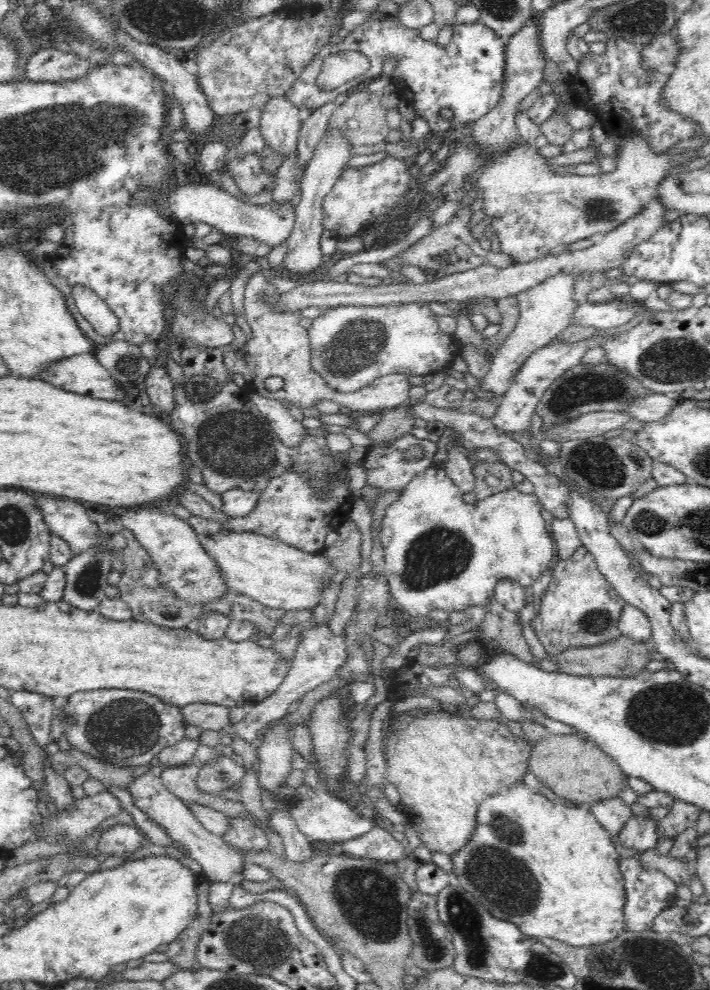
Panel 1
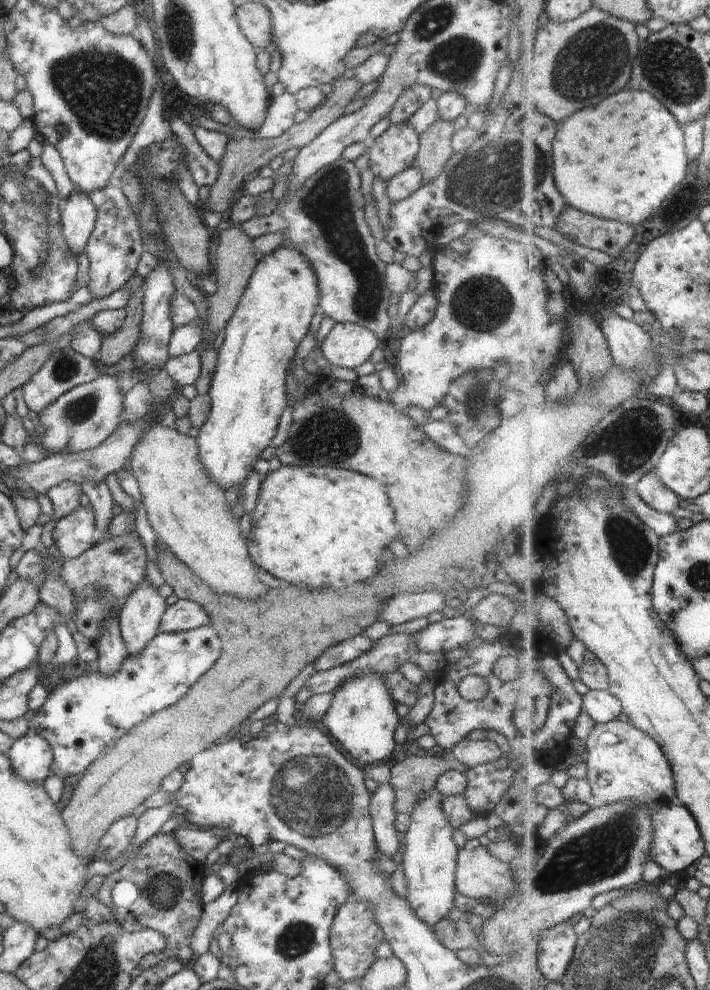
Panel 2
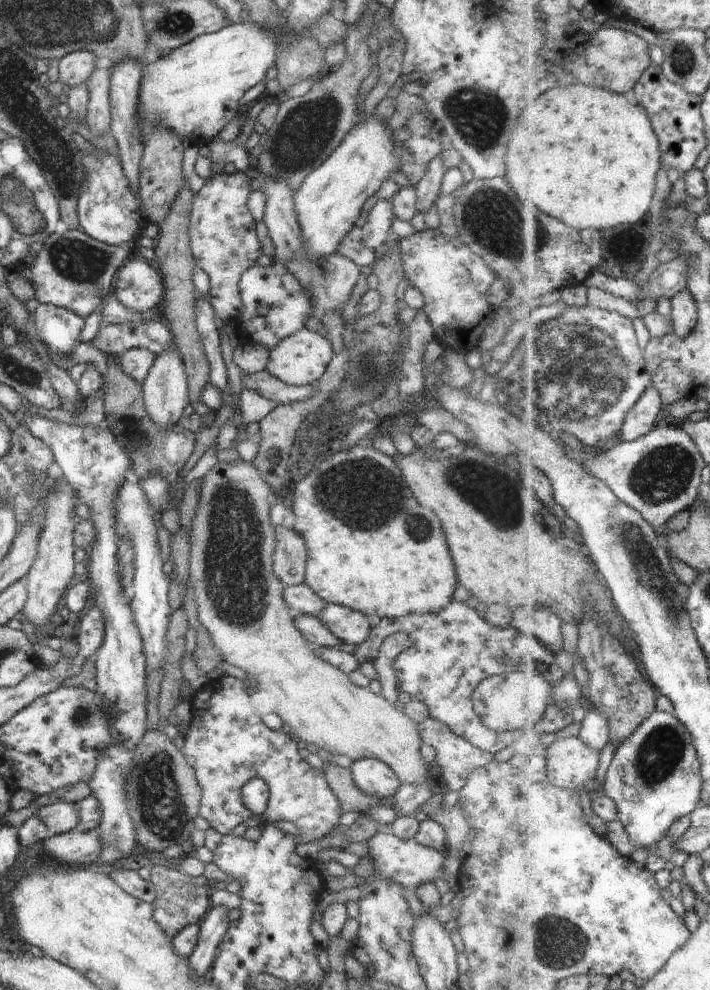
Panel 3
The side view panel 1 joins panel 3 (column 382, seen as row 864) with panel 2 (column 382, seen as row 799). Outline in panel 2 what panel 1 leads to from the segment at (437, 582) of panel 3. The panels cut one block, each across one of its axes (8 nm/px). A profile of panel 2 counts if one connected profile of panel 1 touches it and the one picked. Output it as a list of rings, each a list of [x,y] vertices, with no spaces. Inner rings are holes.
[[[281,465],[265,476],[260,498],[252,511],[248,555],[260,570],[266,570],[282,582],[306,586],[344,588],[358,580],[372,580],[380,568],[380,550],[398,538],[394,510],[378,480],[334,466]]]

